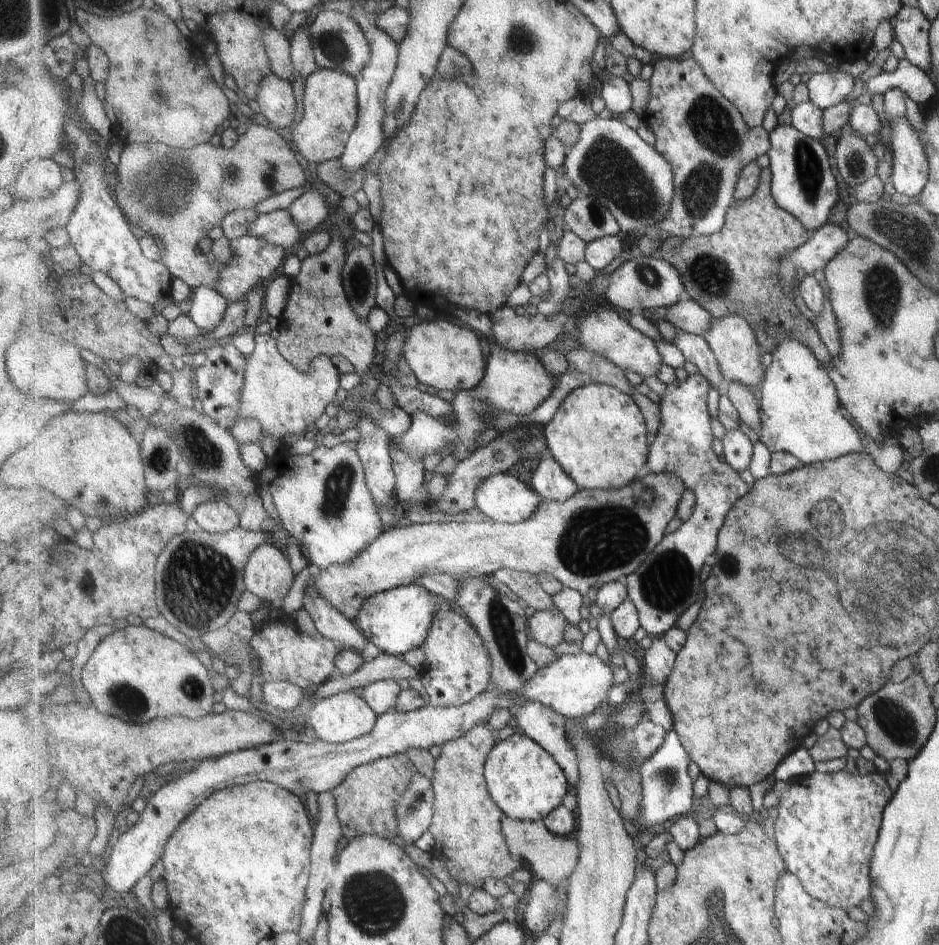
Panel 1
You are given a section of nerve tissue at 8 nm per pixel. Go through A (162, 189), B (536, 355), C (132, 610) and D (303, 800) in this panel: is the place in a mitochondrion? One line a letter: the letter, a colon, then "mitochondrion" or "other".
A: mitochondrion
B: other
C: other
D: other

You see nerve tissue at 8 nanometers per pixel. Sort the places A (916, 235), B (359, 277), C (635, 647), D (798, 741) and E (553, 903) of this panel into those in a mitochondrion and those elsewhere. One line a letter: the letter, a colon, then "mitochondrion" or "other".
A: mitochondrion
B: mitochondrion
C: other
D: other
E: mitochondrion

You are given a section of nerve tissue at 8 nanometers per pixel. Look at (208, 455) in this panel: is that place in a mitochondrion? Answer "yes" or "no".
yes

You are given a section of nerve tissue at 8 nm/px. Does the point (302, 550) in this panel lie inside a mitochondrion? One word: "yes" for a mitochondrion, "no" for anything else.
no

